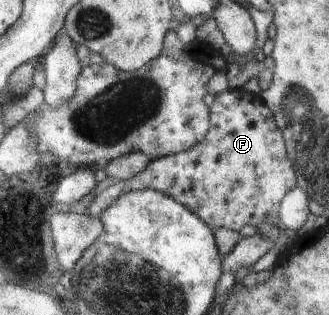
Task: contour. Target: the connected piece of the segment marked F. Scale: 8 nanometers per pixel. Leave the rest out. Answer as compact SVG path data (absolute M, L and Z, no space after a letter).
M243 87L232 88L215 95L214 101L209 107L209 120L208 133L200 143L188 151L151 159L148 167L142 173L138 173L136 177L132 177L128 181L120 181L112 187L108 186L107 189L104 189L90 203L85 214L99 217L104 209L108 209L112 203L116 203L116 199L122 193L153 189L168 195L180 205L188 207L211 230L228 228L239 232L246 225L258 228L262 223L281 227L280 219L278 219L280 202L287 192L297 187L297 183L291 159L288 157L285 139L276 125L272 110L268 109L259 94L248 92Z

